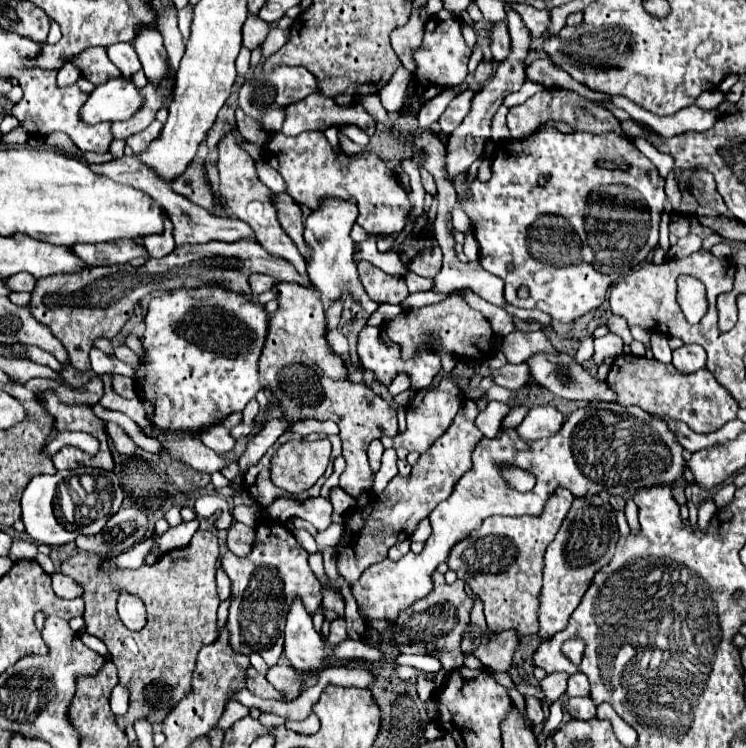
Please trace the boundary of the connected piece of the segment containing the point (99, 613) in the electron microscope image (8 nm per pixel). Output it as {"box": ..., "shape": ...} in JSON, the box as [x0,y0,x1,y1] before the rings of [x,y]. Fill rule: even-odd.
{"box":[61,529,217,731],"shape":[[[199,529],[187,547],[173,549],[161,555],[157,563],[135,571],[103,573],[99,567],[104,559],[97,555],[78,553],[70,558],[61,565],[61,573],[73,577],[83,587],[85,629],[107,645],[119,673],[119,685],[129,691],[129,709],[125,715],[115,717],[117,727],[127,731],[139,719],[161,725],[165,715],[193,691],[191,679],[197,653],[217,639],[217,537]],[[121,591],[143,599],[147,623],[141,631],[127,629],[119,619],[117,599]]]}

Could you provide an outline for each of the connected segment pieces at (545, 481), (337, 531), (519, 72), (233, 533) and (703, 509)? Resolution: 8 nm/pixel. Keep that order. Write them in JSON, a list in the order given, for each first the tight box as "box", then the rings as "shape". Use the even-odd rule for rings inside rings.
[{"box":[353,401,685,621],"shape":[[[593,401],[575,413],[567,417],[567,425],[563,425],[551,439],[541,439],[537,443],[525,443],[523,439],[517,439],[515,429],[501,431],[497,433],[495,439],[483,439],[475,451],[473,451],[473,467],[467,471],[455,485],[451,497],[443,503],[439,503],[431,511],[431,527],[433,533],[425,541],[425,547],[421,553],[407,553],[399,561],[385,559],[381,563],[375,563],[373,567],[367,567],[353,583],[353,595],[359,603],[359,609],[367,619],[387,619],[387,621],[397,621],[397,615],[411,607],[415,601],[427,597],[433,591],[433,573],[437,571],[439,563],[445,563],[449,559],[449,551],[463,541],[471,531],[481,527],[483,519],[491,515],[541,515],[543,507],[547,505],[549,497],[559,489],[569,489],[575,497],[587,497],[587,495],[599,495],[601,491],[607,491],[609,495],[633,495],[639,489],[649,489],[649,487],[659,487],[659,485],[673,485],[679,481],[685,473],[685,457],[683,457],[683,447],[677,443],[675,433],[669,429],[669,425],[661,419],[653,419],[653,415],[645,413],[641,407],[625,407],[619,403],[605,403],[605,401]],[[503,463],[515,465],[519,469],[531,471],[537,479],[537,485],[527,491],[519,493],[509,487],[509,483],[503,477]]]},{"box":[315,523,345,551],"shape":[[[333,523],[333,527],[329,527],[329,531],[321,531],[315,539],[317,539],[317,547],[319,551],[328,546],[337,546],[345,533],[345,527],[339,523]]]},{"box":[445,3,531,183],"shape":[[[505,3],[505,13],[507,13],[507,27],[509,27],[509,35],[511,35],[511,51],[507,55],[505,61],[499,63],[495,75],[489,79],[489,83],[485,83],[485,87],[473,97],[471,101],[471,111],[467,113],[467,117],[463,119],[463,123],[451,133],[449,143],[447,143],[447,157],[445,157],[445,173],[447,179],[453,183],[461,173],[465,173],[471,163],[481,157],[485,141],[491,139],[491,117],[495,115],[495,111],[499,109],[501,101],[505,99],[505,95],[519,91],[521,85],[525,83],[525,59],[529,55],[529,45],[531,45],[531,31],[525,27],[521,15],[509,5]]]},{"box":[227,522,253,555],"shape":[[[236,522],[228,530],[227,546],[235,555],[247,555],[253,543],[253,527]]]},{"box":[699,501,717,531],"shape":[[[707,501],[699,507],[699,527],[701,527],[701,531],[705,531],[709,527],[709,521],[715,515],[715,511],[717,511],[717,507],[715,507],[713,501]]]}]

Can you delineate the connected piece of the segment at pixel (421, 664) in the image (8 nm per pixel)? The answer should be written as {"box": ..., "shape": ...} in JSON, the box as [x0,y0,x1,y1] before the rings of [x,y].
{"box":[393,655,441,673],"shape":[[[399,655],[399,657],[393,659],[393,663],[397,663],[397,665],[411,665],[411,667],[417,667],[421,671],[433,671],[433,673],[441,669],[441,665],[435,659],[425,657],[425,655]]]}

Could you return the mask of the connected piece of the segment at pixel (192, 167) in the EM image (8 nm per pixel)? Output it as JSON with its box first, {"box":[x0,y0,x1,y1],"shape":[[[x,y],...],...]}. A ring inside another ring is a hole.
{"box":[171,157,227,217],"shape":[[[195,157],[189,163],[189,167],[185,169],[185,173],[171,183],[171,189],[175,193],[187,197],[191,203],[207,209],[211,215],[227,217],[225,207],[221,205],[219,197],[211,189],[211,183],[207,179],[207,169],[205,167],[207,167],[205,159],[203,157]]]}

